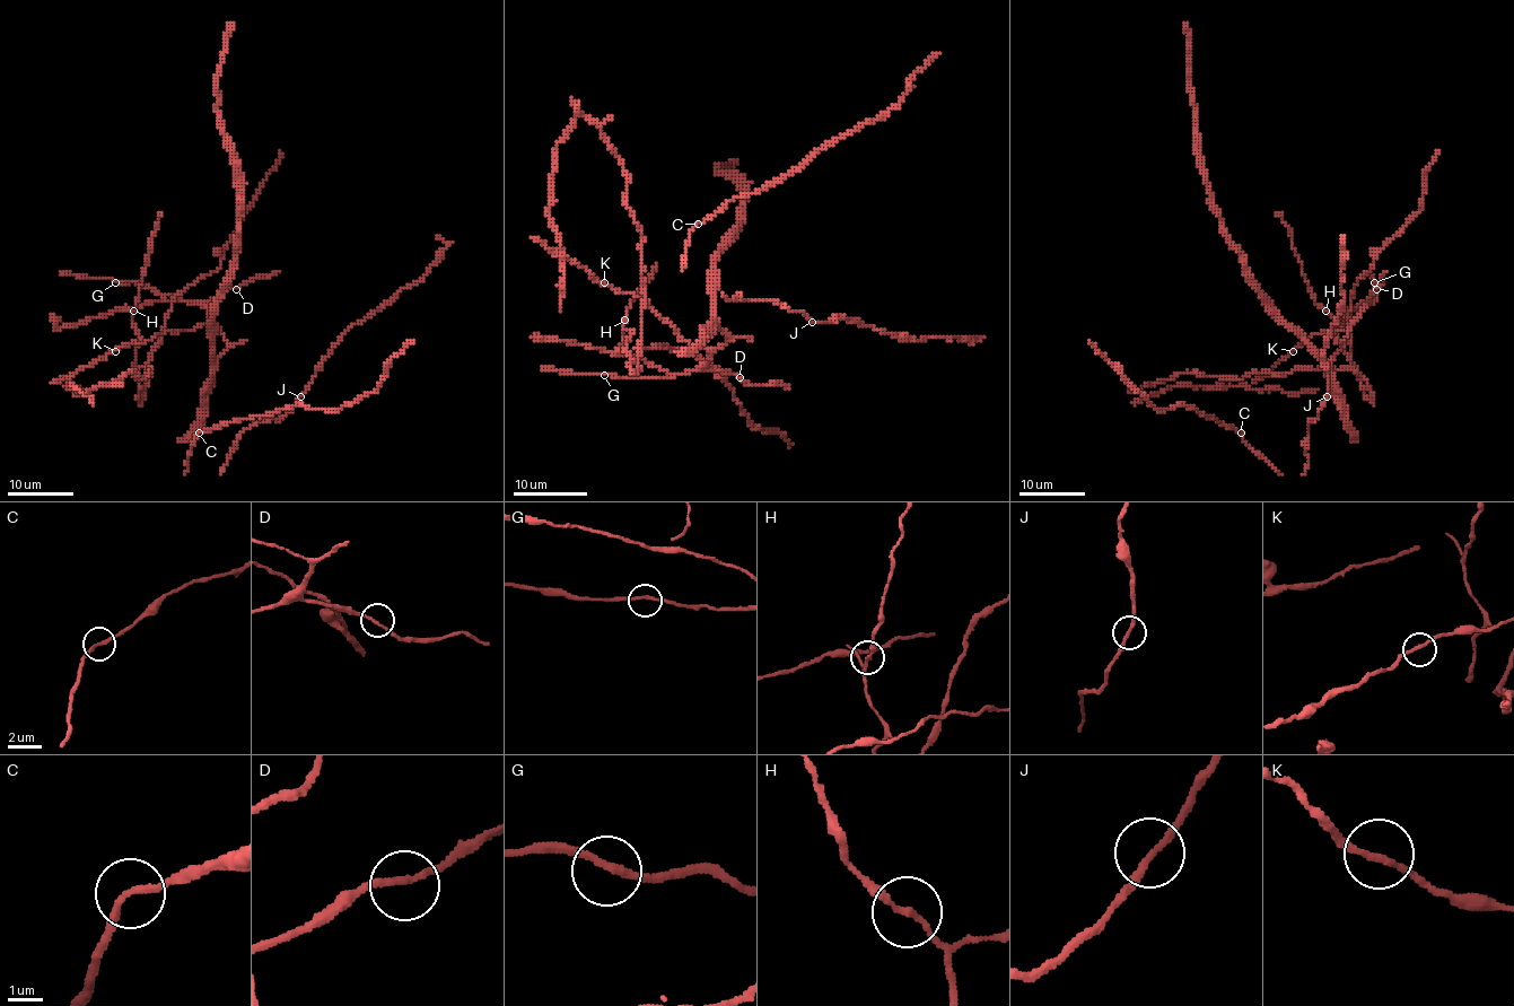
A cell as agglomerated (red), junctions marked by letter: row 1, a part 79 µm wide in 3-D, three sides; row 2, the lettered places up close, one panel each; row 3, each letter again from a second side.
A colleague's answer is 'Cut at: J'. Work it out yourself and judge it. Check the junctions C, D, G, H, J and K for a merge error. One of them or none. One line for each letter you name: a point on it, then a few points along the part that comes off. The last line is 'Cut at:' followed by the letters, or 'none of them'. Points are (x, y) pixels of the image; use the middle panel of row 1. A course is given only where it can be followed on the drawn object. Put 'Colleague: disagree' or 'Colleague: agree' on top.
Colleague: disagree
Cut at: none of them

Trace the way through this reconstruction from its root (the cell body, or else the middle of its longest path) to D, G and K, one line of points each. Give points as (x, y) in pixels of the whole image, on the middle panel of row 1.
D: (624, 329), (622, 343), (617, 349), (620, 352), (646, 360), (672, 375), (712, 367), (740, 377)
G: (624, 329), (622, 343), (617, 349), (620, 352), (646, 360), (670, 375), (648, 378), (604, 375)
K: (624, 329), (620, 352), (672, 375), (696, 372), (709, 360), (707, 349), (683, 340), (645, 299), (604, 282)

